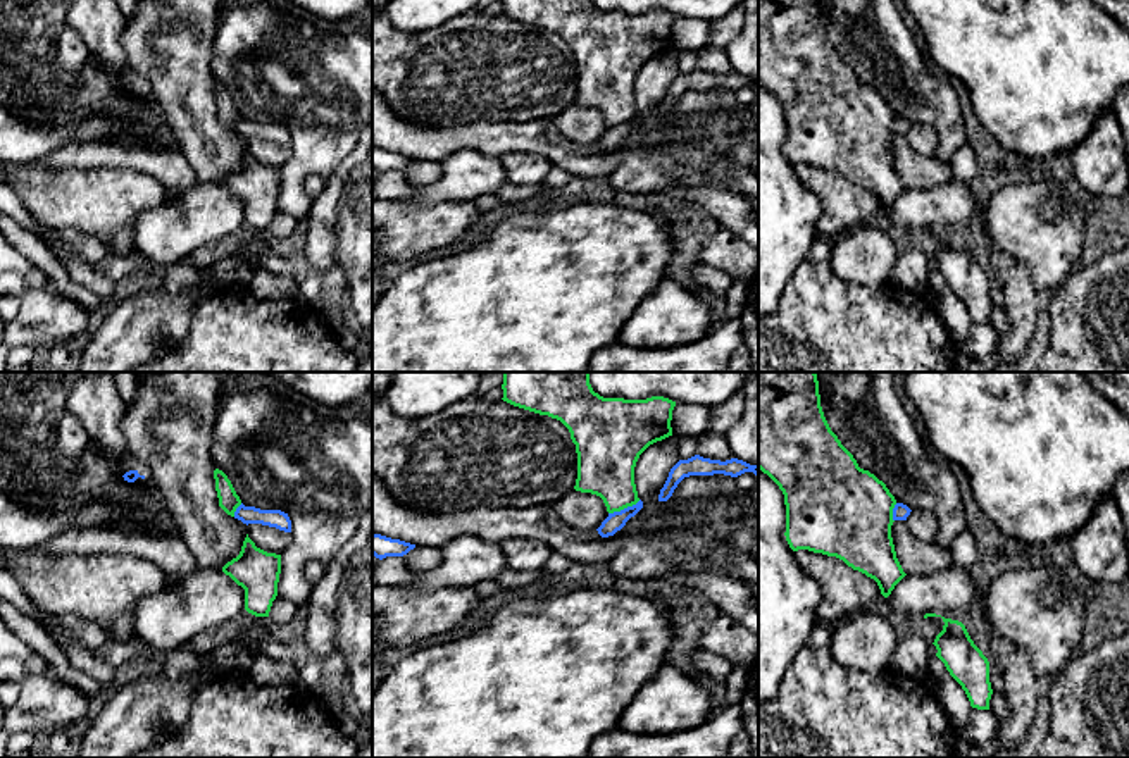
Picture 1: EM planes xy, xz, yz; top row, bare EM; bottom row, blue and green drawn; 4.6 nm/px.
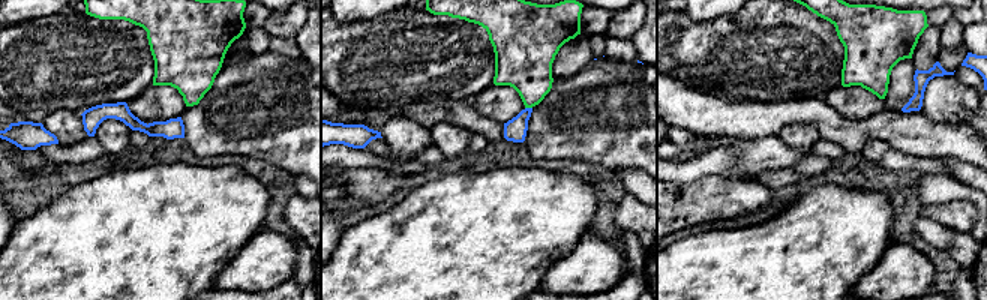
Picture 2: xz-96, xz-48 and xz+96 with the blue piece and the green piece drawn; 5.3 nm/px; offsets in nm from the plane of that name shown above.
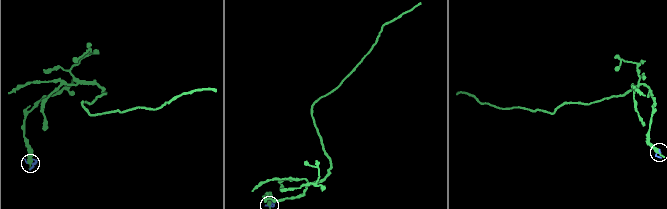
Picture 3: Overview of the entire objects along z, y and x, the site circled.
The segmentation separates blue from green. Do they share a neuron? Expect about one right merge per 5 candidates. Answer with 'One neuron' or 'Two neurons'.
Two neurons

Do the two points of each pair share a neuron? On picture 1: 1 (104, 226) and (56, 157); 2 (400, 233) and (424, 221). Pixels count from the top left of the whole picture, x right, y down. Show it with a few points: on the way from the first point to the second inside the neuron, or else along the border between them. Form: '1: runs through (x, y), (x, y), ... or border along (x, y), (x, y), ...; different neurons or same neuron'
1: border along (40, 161), (49, 166), (104, 166); different neurons
2: runs through (405, 231), (419, 226); same neuron

